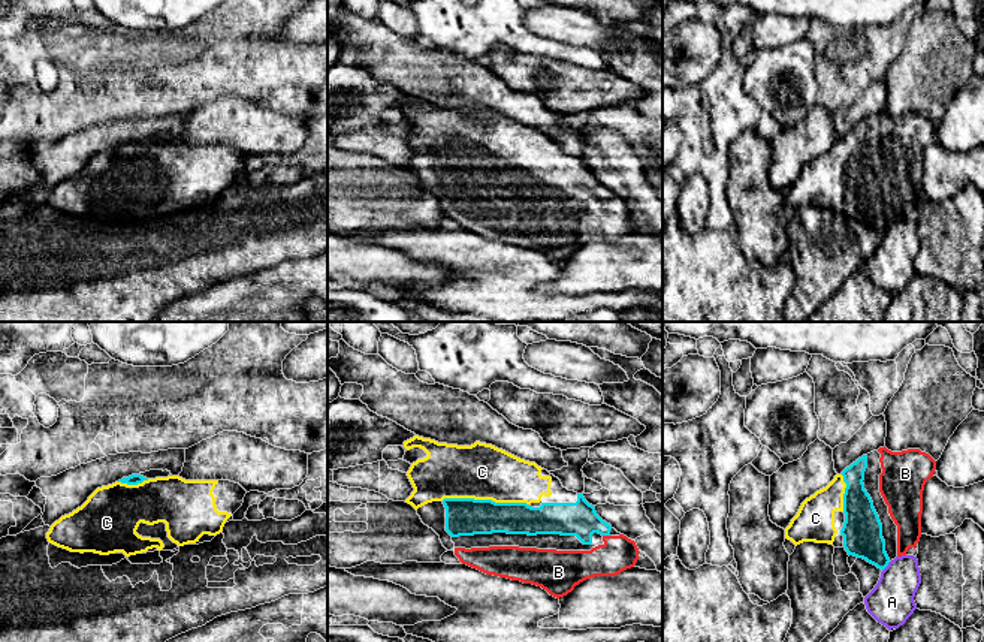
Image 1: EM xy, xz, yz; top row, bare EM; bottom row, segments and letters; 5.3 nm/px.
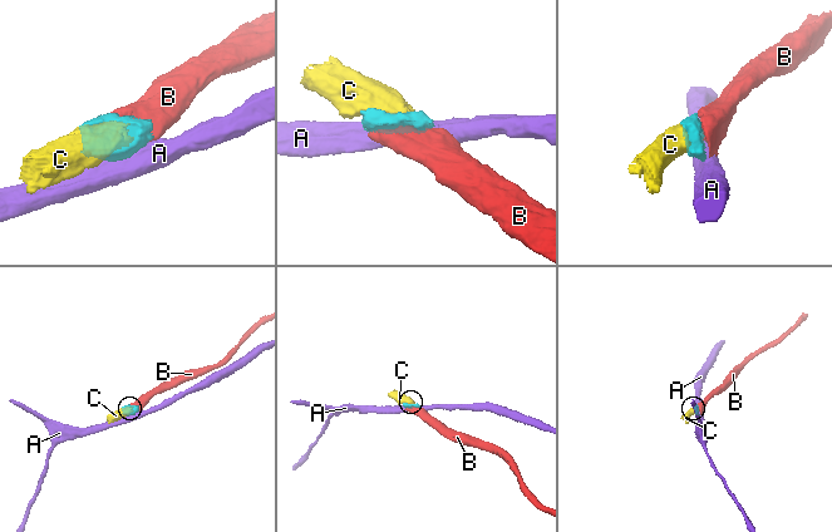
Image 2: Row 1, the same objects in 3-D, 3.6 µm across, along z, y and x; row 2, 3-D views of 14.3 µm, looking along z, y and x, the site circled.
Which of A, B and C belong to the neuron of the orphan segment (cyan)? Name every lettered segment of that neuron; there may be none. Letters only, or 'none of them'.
B, C

